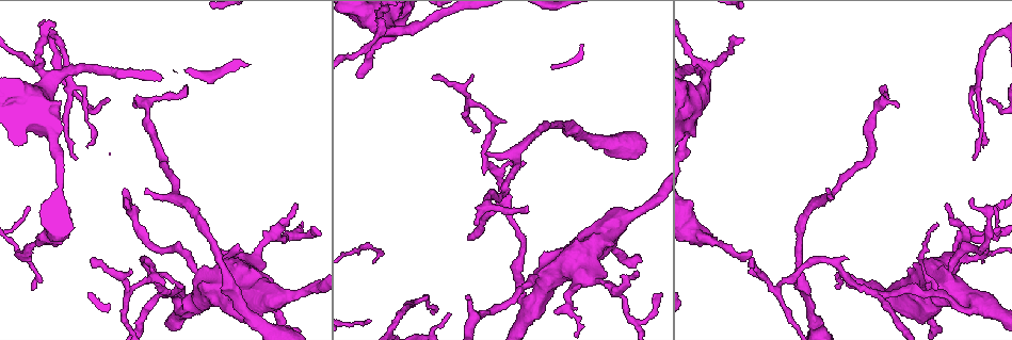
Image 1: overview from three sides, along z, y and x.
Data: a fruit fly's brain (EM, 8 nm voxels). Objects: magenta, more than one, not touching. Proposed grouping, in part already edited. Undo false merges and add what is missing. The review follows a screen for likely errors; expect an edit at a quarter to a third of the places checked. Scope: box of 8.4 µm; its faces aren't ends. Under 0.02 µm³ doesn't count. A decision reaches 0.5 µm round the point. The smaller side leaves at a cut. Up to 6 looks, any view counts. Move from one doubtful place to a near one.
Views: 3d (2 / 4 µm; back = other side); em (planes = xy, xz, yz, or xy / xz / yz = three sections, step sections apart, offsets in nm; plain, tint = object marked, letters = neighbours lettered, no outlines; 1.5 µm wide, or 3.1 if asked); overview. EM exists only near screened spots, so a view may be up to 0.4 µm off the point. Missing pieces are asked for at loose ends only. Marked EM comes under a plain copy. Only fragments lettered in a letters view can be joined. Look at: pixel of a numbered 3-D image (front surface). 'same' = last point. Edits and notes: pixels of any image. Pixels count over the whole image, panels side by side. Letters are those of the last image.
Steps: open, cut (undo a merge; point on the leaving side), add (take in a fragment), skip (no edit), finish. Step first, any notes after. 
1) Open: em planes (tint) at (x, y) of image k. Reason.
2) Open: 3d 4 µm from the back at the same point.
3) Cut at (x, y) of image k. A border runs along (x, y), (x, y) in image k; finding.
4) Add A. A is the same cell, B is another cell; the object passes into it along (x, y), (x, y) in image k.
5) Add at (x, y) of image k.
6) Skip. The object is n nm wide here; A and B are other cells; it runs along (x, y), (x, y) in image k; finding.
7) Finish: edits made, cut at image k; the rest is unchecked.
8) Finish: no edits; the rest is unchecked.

Open: 3d 4 µm at (16, 252) of image 1.

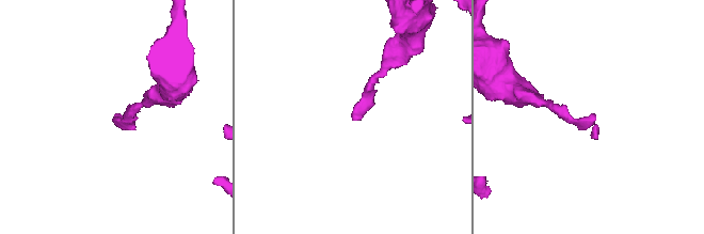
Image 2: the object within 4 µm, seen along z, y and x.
Open: em yz step 4 (letters) at (594, 117) of image 2. Need the tissue.

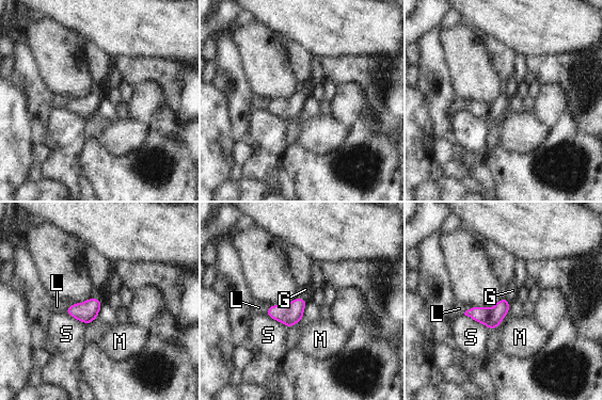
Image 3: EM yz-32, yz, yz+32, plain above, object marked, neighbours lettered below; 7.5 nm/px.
Add G. G is the same cell, L, M and S are other cells; the neuron continues.

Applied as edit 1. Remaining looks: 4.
Open: em xz step 4 (letters) at (505, 202) of image 1. Branch point.

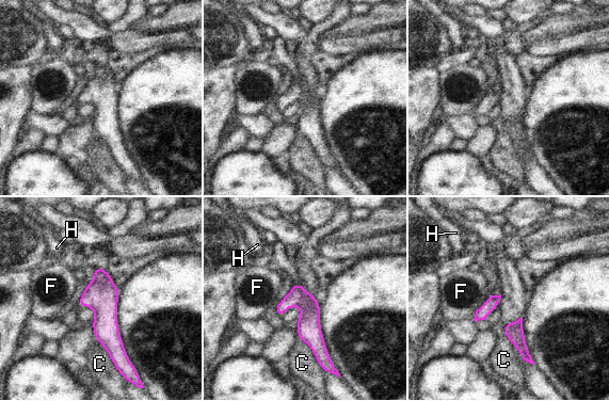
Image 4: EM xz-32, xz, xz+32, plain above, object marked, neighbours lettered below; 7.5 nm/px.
Skip. C, F and H are other cells; a border runs along (487, 298), (477, 309) in image 4; all the same neuron.

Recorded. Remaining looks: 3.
Open: em planes (letters) at (466, 300) of image 1. Tapers out.

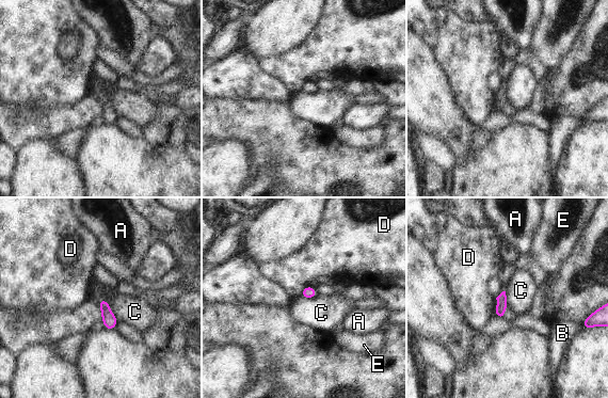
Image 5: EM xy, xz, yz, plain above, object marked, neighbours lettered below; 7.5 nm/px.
Skip. The longest contact is with C, 240 nm; A, B, C, D and E are other cells; a border runs along (101, 297), (118, 321) in image 5; no lettered fragment goes on from it.

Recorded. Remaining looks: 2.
Finish: edits made, add at image 3; the rest is unchecked.

